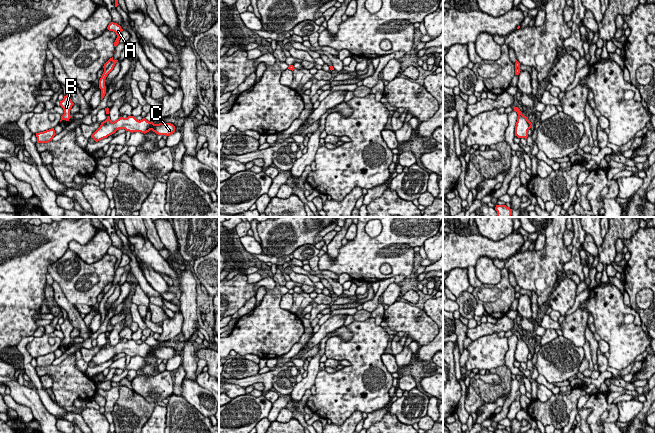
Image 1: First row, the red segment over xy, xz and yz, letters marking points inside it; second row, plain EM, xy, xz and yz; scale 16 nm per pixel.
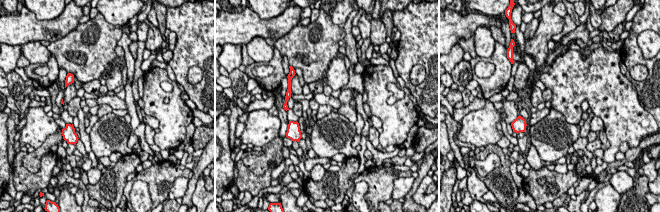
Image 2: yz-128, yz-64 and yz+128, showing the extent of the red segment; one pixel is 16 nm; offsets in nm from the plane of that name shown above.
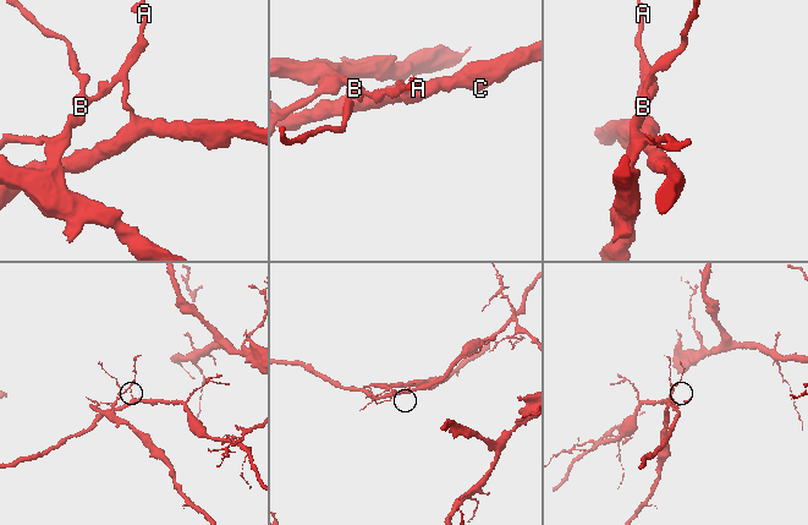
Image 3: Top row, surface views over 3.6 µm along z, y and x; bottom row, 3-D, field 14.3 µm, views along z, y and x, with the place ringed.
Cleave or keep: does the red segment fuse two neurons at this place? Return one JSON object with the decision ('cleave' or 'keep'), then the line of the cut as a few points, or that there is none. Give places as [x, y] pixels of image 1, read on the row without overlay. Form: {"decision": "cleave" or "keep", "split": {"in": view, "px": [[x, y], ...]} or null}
{"decision": "cleave", "split": {"in": "xz", "px": [[332, 291], [331, 294]]}}

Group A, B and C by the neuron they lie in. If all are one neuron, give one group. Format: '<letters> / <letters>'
A B / C

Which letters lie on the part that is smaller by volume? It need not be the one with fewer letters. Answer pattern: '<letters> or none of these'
C

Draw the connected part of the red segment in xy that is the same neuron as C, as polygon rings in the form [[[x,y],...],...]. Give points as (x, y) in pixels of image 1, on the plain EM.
[[[108,340],[108,342],[101,347],[100,351],[91,359],[91,362],[98,366],[114,358],[119,353],[125,353],[131,357],[141,356],[144,358],[152,354],[156,358],[163,360],[169,360],[175,356],[175,350],[171,347],[154,348],[153,346],[147,345],[145,342],[139,345],[134,340],[128,340],[127,342],[120,341],[112,346]]]

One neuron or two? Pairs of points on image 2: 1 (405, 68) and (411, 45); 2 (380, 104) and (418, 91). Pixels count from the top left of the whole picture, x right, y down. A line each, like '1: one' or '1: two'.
1: one
2: two

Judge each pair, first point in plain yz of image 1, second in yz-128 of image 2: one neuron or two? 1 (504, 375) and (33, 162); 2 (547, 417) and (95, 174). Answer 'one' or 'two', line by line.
1: one
2: two

